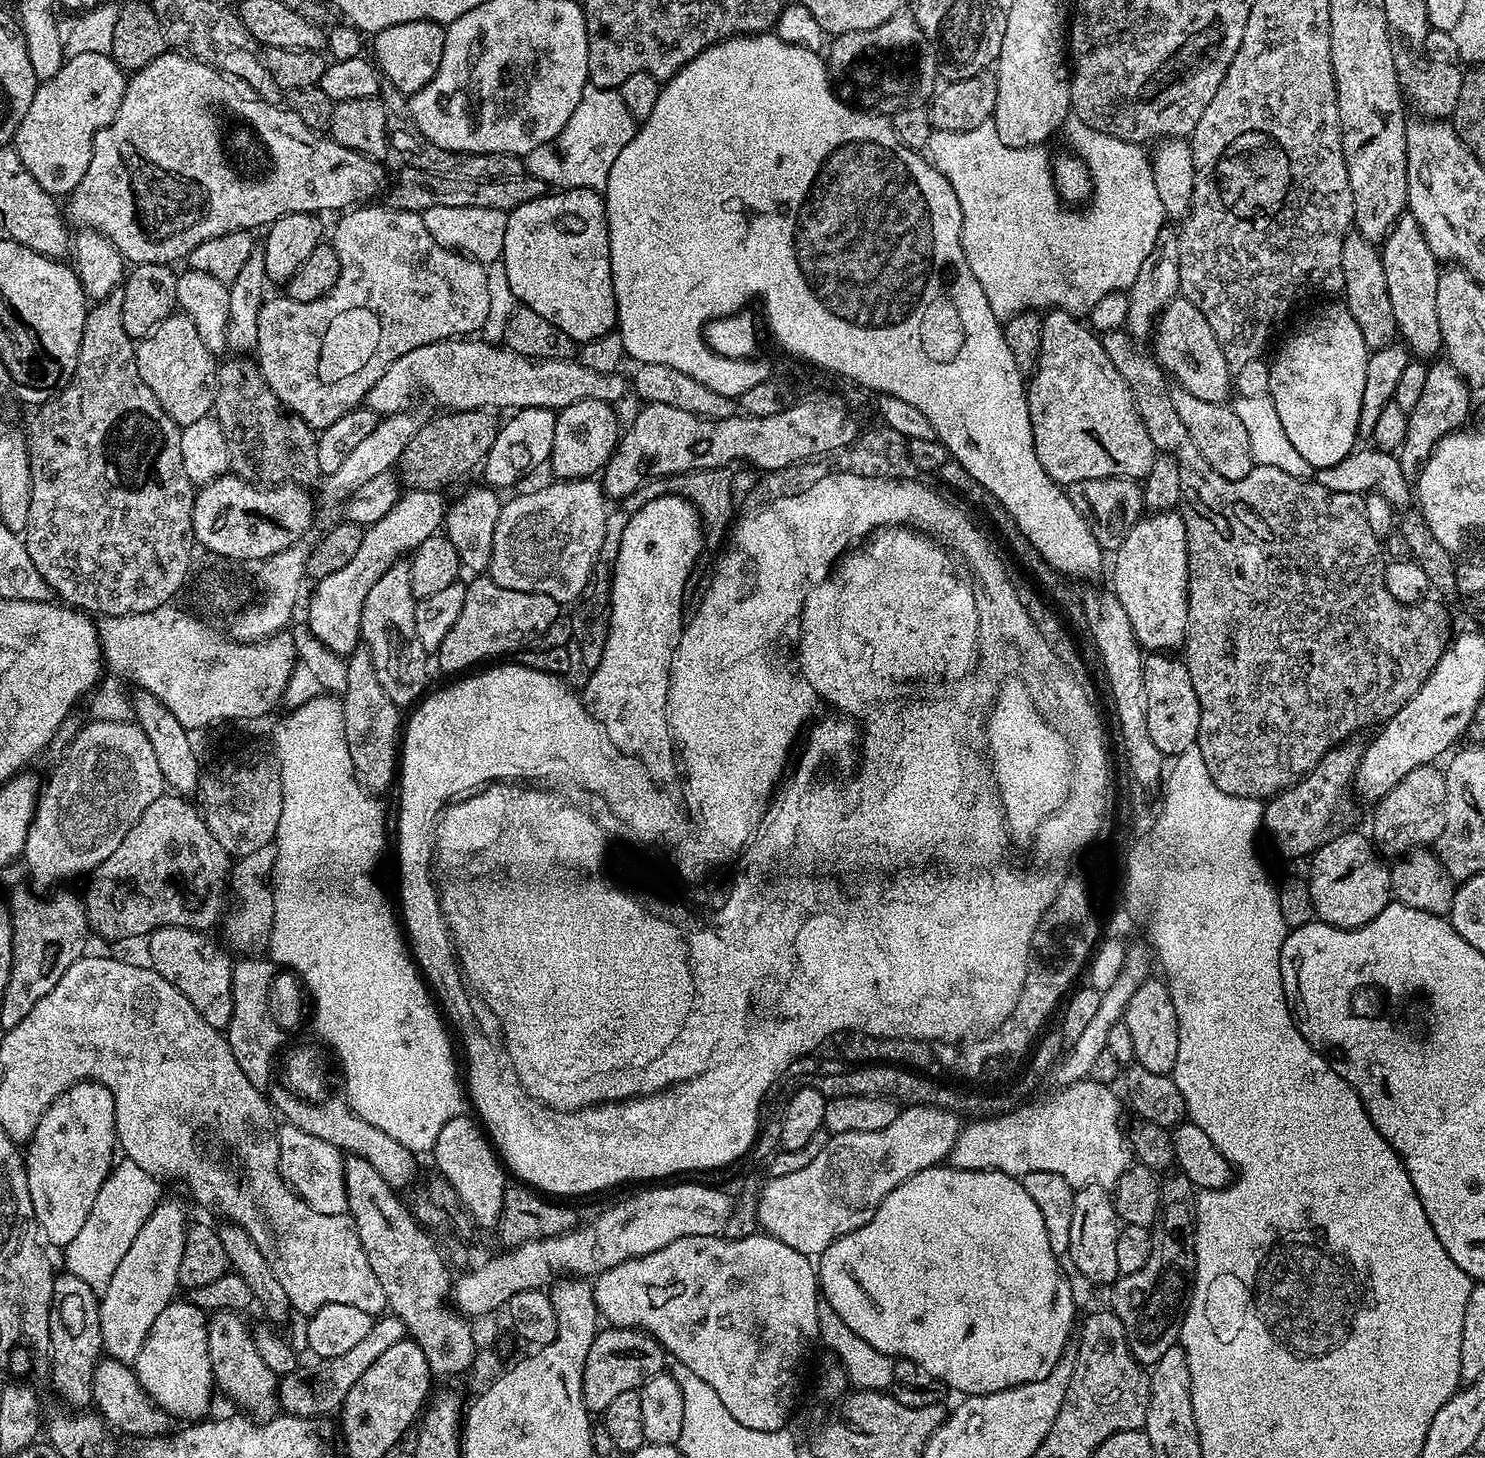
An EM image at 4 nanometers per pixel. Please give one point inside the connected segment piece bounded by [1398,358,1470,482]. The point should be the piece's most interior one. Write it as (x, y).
(1443, 405)

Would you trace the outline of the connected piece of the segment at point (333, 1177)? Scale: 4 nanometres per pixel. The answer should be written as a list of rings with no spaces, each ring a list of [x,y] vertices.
[[[287,1122],[279,1125],[276,1137],[280,1151],[280,1172],[284,1180],[293,1190],[307,1202],[311,1208],[319,1213],[330,1210],[328,1196],[332,1200],[343,1201],[344,1194],[344,1161],[345,1153],[330,1142],[322,1142],[306,1130]]]

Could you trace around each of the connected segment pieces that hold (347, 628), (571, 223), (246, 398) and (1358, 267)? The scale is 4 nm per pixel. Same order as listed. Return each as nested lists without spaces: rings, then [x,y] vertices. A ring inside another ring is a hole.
[[[397,500],[395,506],[382,518],[367,525],[363,529],[361,545],[354,558],[329,577],[322,577],[315,581],[316,589],[308,600],[308,628],[316,635],[316,640],[324,648],[329,648],[336,656],[347,658],[361,643],[360,623],[362,622],[362,606],[366,602],[366,594],[370,594],[374,582],[390,570],[401,558],[409,555],[412,542],[406,535],[401,535],[396,530],[404,524],[404,503]]]
[[[588,188],[556,190],[512,209],[506,222],[502,262],[506,266],[506,278],[510,278],[510,290],[517,301],[534,310],[534,314],[542,314],[546,322],[554,322],[554,326],[563,330],[571,340],[587,342],[617,327],[608,215],[604,212],[604,201],[599,191]]]
[[[232,359],[236,360],[228,360],[225,364],[223,361],[219,365],[214,405],[215,418],[222,426],[222,434],[226,434],[229,469],[251,481],[276,482],[287,478],[292,482],[308,482],[304,480],[320,472],[317,433],[281,404],[255,359]]]
[[[1349,234],[1342,242],[1342,278],[1342,300],[1354,322],[1358,322],[1358,330],[1362,330],[1362,342],[1366,342],[1369,350],[1393,343],[1398,333],[1394,306],[1390,306],[1390,290],[1386,290],[1386,270],[1377,247],[1358,234]]]

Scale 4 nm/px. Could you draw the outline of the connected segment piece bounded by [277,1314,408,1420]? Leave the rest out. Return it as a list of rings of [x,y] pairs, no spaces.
[[[391,1314],[381,1315],[373,1321],[365,1338],[362,1338],[356,1347],[346,1351],[345,1354],[324,1360],[312,1382],[300,1376],[301,1373],[298,1372],[283,1377],[277,1383],[277,1401],[281,1409],[289,1415],[300,1416],[307,1420],[313,1419],[312,1416],[335,1413],[344,1403],[344,1397],[350,1392],[351,1386],[354,1386],[362,1374],[378,1360],[378,1356],[404,1340],[407,1333],[405,1323],[400,1318]]]

